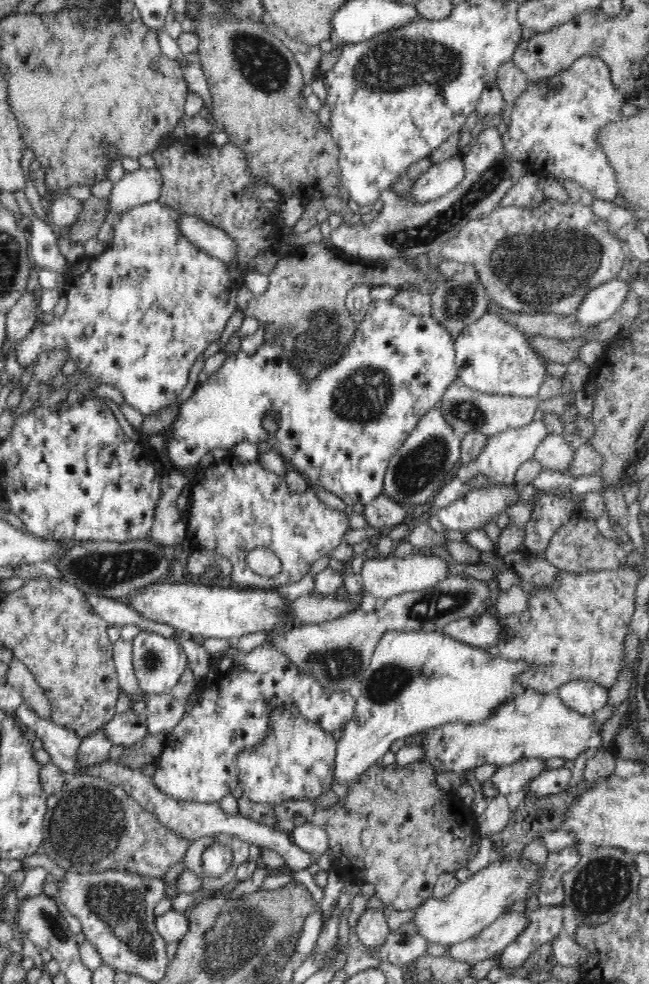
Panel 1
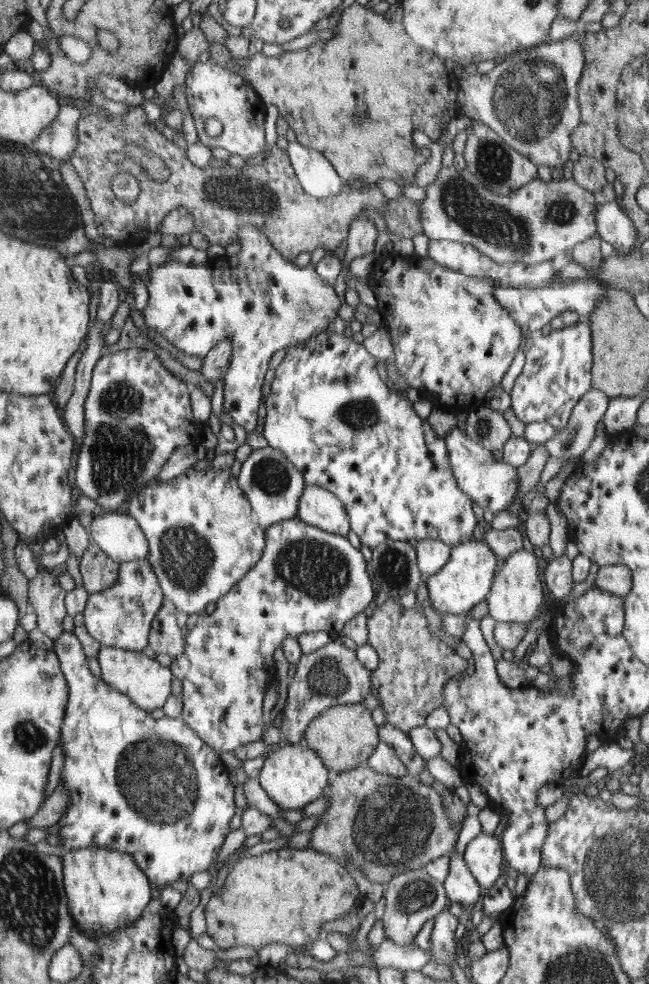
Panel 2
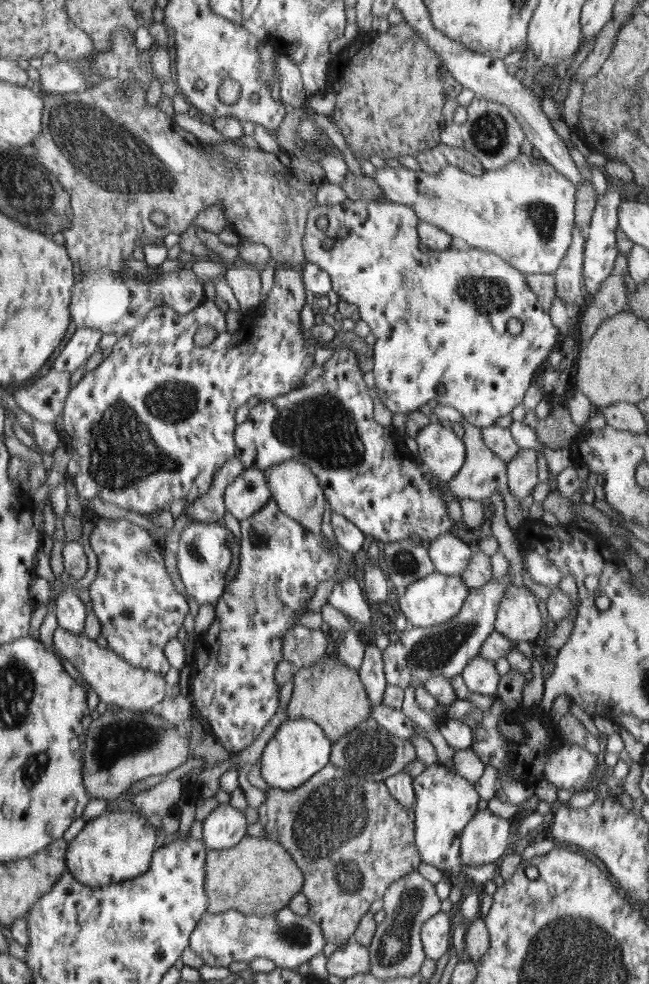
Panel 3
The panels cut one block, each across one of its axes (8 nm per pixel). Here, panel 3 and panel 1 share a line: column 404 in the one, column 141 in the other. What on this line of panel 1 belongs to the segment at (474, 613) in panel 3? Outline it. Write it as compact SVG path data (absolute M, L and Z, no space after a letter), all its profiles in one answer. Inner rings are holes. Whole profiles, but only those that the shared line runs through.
M140 631L131 642L133 646L132 664L138 686L148 695L168 693L178 684L181 674L188 667L186 653L173 639L150 631Z

